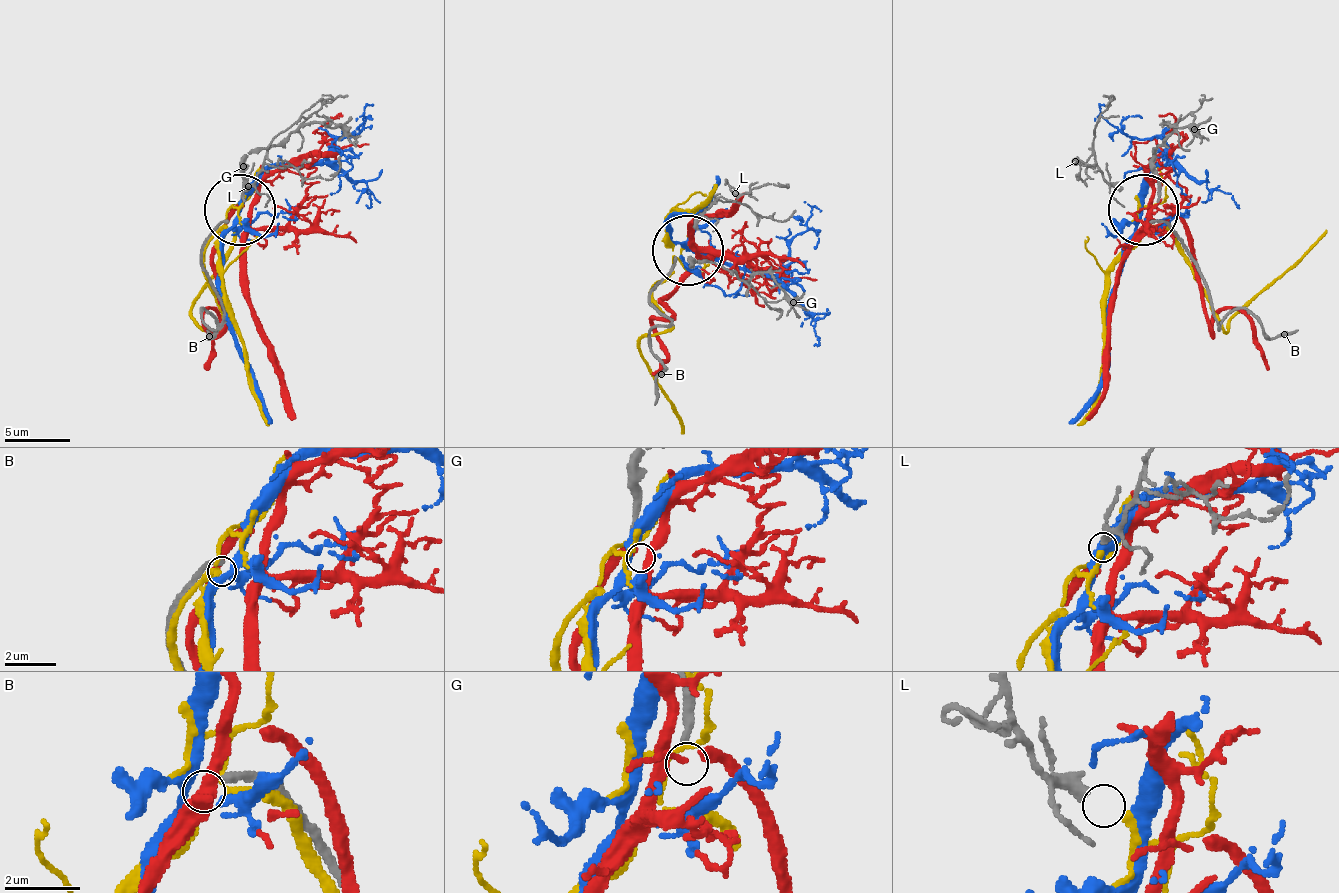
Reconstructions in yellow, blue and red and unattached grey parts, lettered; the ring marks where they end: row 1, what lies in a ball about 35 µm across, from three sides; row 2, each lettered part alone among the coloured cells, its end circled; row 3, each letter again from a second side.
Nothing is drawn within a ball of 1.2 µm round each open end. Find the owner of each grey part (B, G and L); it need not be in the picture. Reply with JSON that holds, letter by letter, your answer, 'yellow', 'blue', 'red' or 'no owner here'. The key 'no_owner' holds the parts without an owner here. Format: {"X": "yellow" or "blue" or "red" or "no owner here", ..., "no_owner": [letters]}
{"B": "blue", "G": "no owner here", "L": "yellow", "no_owner": ["G"]}

